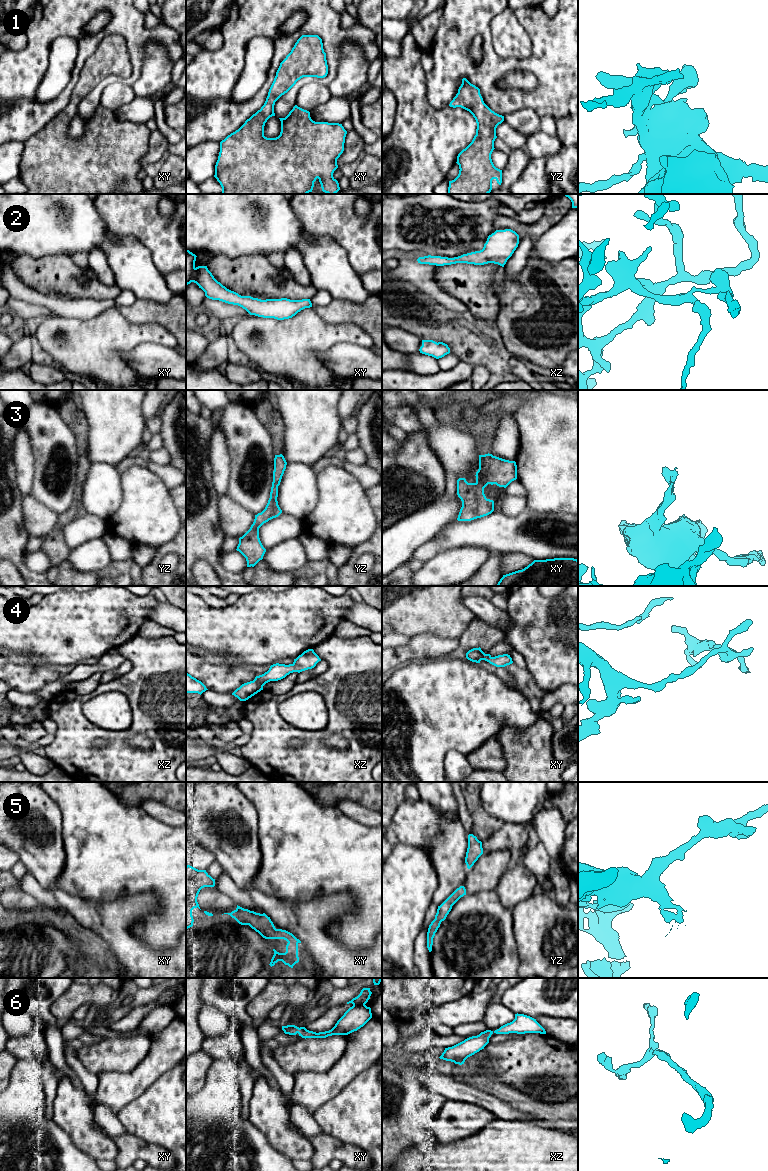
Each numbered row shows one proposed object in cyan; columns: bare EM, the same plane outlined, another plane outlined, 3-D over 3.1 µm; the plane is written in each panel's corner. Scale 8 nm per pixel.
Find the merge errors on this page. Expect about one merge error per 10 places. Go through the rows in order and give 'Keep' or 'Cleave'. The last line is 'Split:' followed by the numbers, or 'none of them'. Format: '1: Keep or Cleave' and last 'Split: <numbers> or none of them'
1: Keep
2: Keep
3: Keep
4: Keep
5: Keep
6: Keep
Split: none of them

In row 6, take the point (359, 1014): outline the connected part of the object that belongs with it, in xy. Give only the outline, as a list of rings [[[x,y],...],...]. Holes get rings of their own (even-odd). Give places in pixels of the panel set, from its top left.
[[[363,988],[360,994],[353,998],[347,1004],[352,1003],[344,1015],[337,1021],[335,1026],[325,1032],[313,1032],[307,1030],[305,1027],[297,1027],[295,1025],[282,1026],[282,1030],[285,1034],[296,1035],[297,1033],[302,1038],[326,1038],[332,1035],[348,1035],[354,1031],[357,1031],[363,1027],[371,1018],[371,1008],[365,1004],[370,999],[372,992],[370,988]]]

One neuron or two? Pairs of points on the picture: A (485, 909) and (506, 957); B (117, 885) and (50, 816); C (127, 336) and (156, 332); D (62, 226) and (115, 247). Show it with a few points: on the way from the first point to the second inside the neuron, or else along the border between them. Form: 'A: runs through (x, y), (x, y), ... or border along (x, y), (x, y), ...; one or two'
A: runs through (489, 923), (491, 948), (494, 951); one
B: border along (57, 805), (61, 813), (62, 841), (65, 851); two
C: runs through (134, 334), (149, 333); one
D: runs through (75, 226), (89, 231), (102, 239); one

